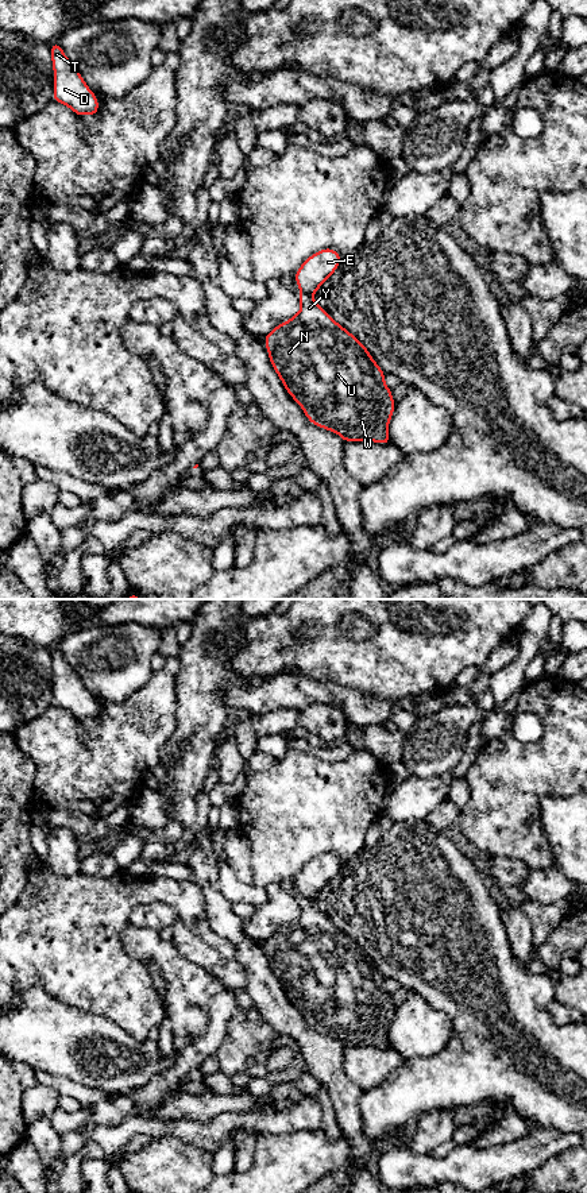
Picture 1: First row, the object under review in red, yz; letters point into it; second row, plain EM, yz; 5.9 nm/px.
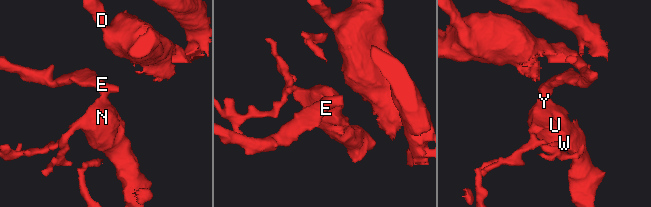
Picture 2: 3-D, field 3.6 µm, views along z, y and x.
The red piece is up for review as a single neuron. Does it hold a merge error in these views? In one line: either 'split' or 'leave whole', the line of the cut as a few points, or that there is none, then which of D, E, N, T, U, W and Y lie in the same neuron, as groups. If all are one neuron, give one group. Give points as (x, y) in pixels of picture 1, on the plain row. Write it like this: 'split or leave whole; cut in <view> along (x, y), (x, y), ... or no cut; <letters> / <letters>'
split; cut in yz along (302, 898), (311, 902); D E T / N U W Y

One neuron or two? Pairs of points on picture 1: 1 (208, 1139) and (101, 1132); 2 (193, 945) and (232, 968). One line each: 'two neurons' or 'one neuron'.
1: one neuron
2: one neuron

